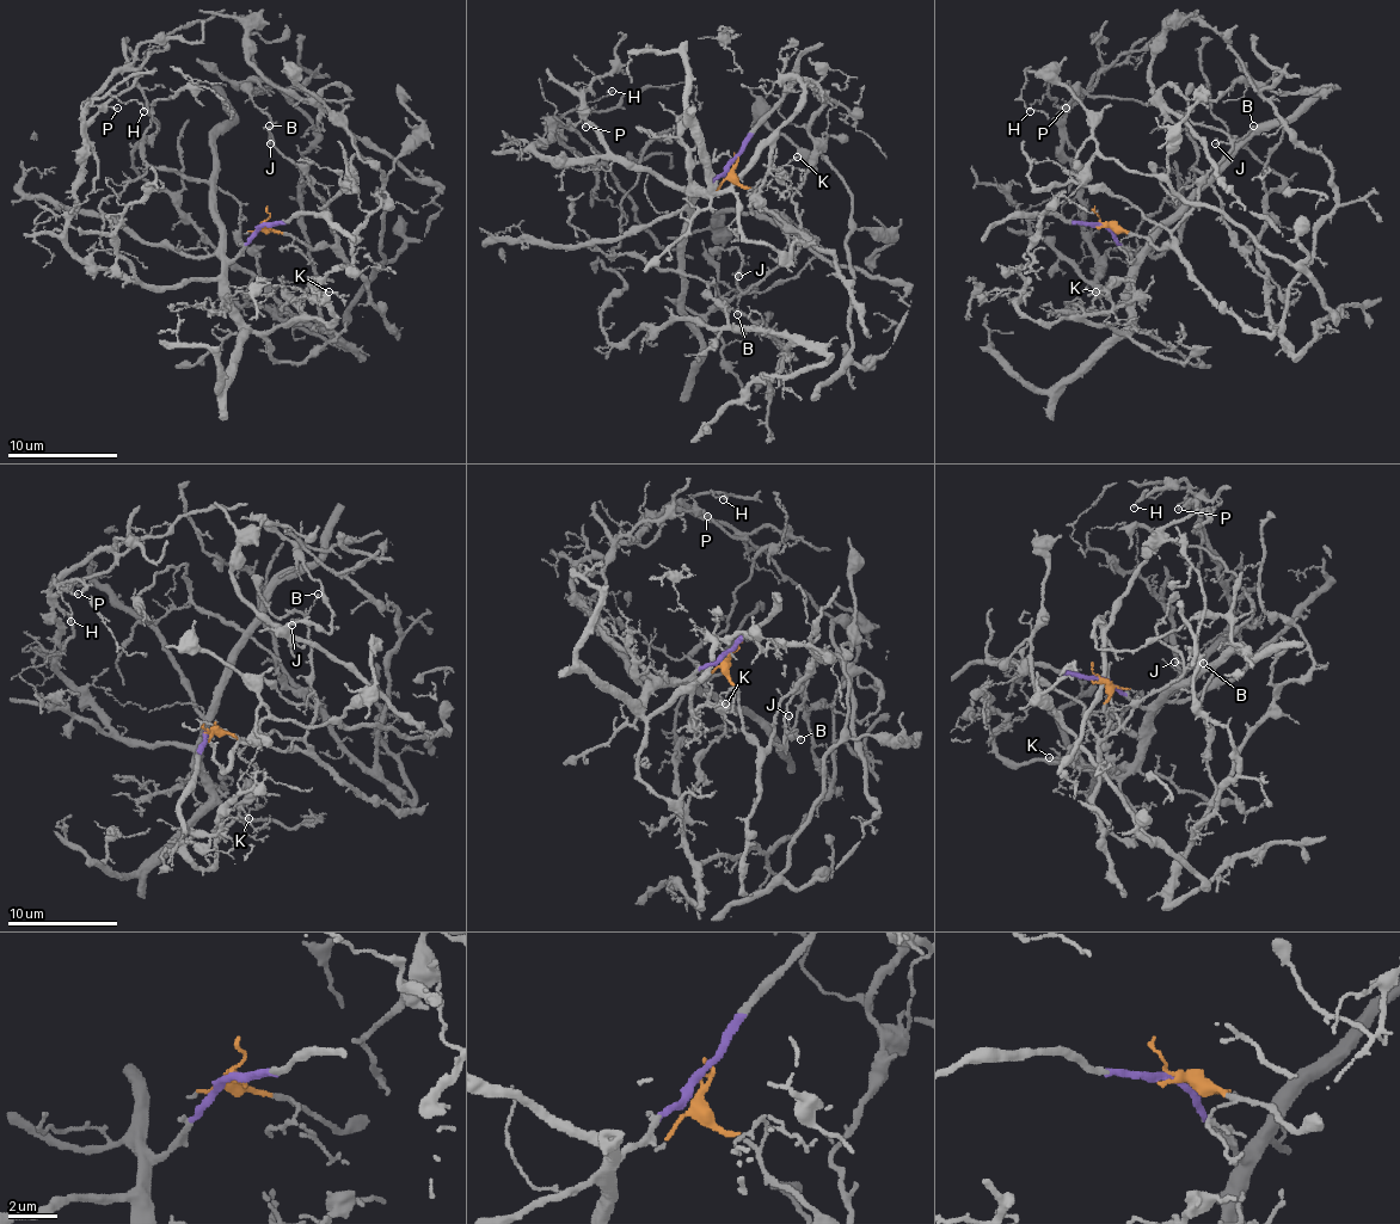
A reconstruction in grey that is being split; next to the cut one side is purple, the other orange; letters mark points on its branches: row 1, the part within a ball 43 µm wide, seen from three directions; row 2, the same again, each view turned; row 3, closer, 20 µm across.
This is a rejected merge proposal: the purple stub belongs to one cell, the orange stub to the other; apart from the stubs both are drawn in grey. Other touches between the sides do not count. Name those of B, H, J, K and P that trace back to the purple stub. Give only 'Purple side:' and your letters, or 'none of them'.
Purple side: H, K, P

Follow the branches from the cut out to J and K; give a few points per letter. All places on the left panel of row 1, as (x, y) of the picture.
J: (265, 225), (309, 246), (329, 246), (333, 241), (326, 202), (312, 180), (270, 145)
K: (265, 225), (226, 266), (226, 305), (249, 327), (268, 332), (289, 327), (301, 313), (301, 302), (329, 290)

